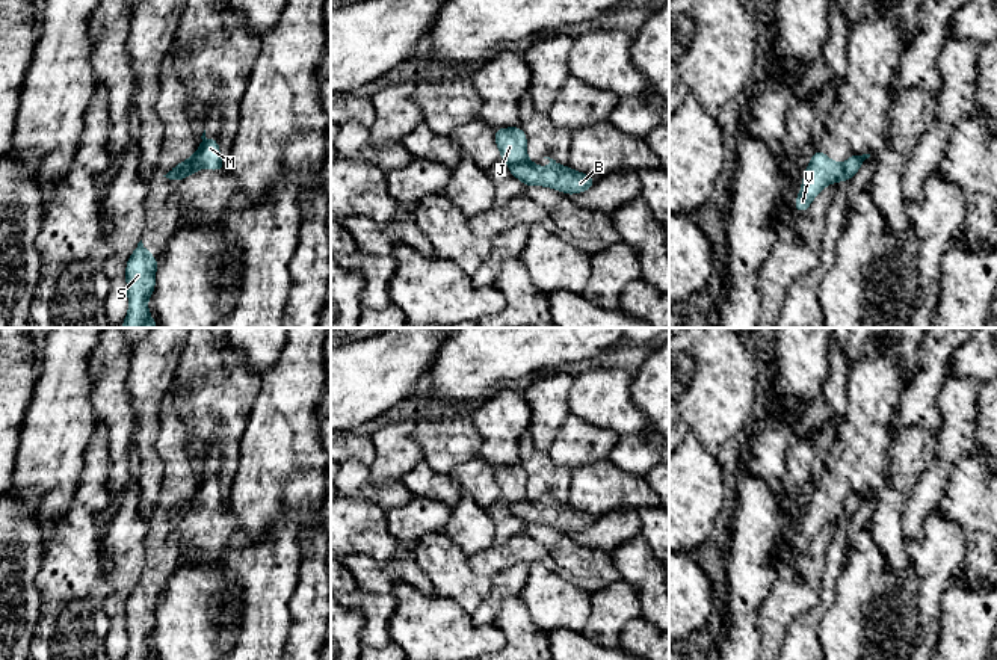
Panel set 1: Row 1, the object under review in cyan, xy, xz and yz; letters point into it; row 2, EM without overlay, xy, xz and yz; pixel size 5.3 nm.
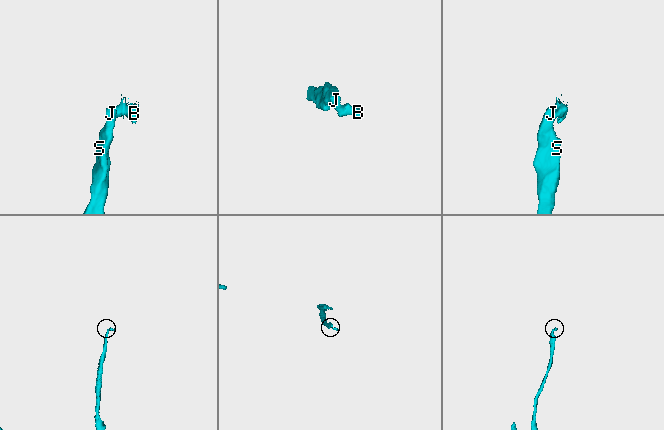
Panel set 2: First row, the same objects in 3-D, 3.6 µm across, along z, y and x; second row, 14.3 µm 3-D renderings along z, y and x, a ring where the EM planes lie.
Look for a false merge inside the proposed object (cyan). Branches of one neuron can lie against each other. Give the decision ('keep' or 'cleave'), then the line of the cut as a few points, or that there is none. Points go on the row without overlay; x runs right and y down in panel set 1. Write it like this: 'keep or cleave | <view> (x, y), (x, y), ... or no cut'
cleave | xz (526, 499), (509, 503)

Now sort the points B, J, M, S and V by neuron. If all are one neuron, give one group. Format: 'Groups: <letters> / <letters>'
Groups: B M / J S V

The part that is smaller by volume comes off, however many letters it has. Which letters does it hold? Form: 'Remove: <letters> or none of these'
Remove: B, M

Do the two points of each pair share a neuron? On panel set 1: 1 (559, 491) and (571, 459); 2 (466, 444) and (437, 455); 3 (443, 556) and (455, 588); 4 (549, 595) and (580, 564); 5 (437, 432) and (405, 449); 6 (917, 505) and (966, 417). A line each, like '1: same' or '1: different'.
1: different
2: same
3: same
4: different
5: different
6: same

